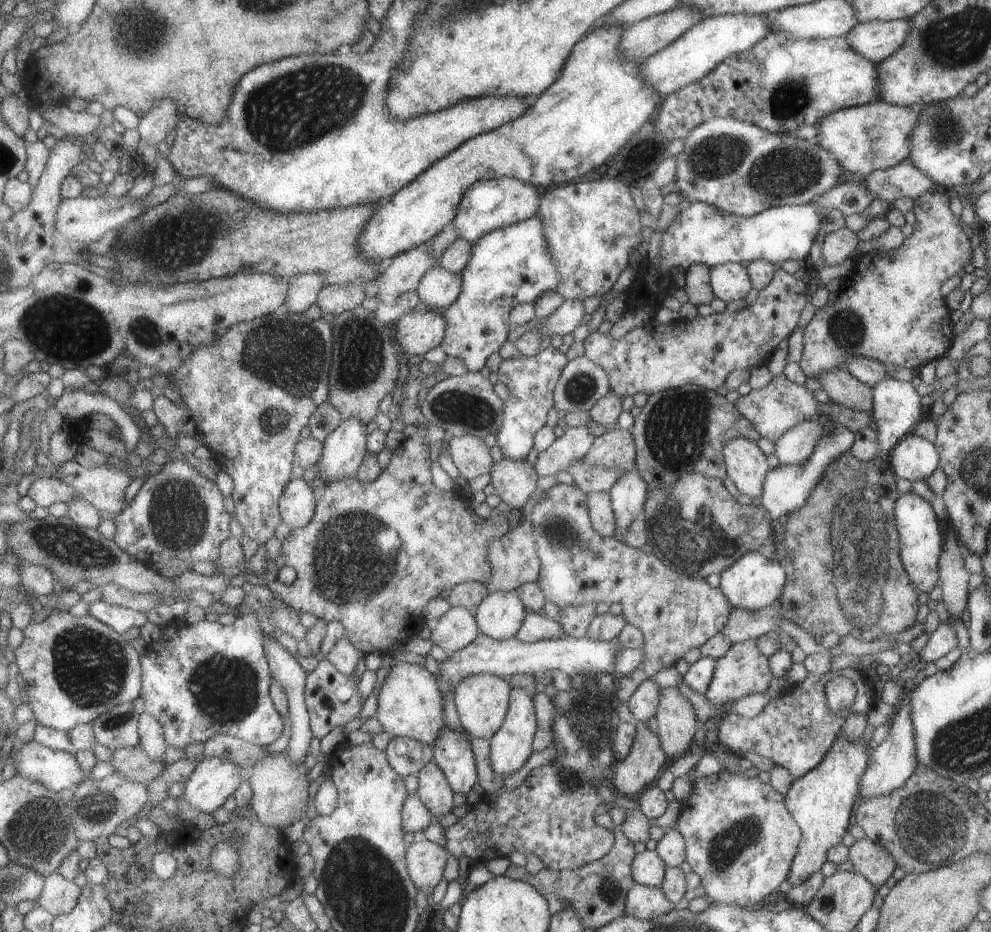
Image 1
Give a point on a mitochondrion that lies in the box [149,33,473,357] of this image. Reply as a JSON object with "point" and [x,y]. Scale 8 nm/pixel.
{"point":[291,109]}

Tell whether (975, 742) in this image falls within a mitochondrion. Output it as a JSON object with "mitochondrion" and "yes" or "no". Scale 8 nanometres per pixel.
{"mitochondrion":"yes"}

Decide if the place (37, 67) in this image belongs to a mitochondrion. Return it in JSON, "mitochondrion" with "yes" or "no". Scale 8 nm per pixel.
{"mitochondrion":"no"}

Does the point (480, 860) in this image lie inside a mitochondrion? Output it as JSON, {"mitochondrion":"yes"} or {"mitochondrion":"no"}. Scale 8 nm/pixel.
{"mitochondrion":"no"}

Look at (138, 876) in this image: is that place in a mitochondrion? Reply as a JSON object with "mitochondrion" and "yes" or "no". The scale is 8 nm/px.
{"mitochondrion":"no"}

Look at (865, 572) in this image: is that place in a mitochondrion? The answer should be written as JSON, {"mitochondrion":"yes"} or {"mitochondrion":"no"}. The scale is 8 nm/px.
{"mitochondrion":"yes"}

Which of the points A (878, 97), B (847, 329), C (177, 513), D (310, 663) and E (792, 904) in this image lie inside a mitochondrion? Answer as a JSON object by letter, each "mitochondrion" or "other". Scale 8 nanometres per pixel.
{"A":"other","B":"mitochondrion","C":"mitochondrion","D":"other","E":"other"}

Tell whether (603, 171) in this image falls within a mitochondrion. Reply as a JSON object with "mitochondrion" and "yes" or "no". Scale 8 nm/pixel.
{"mitochondrion":"no"}

